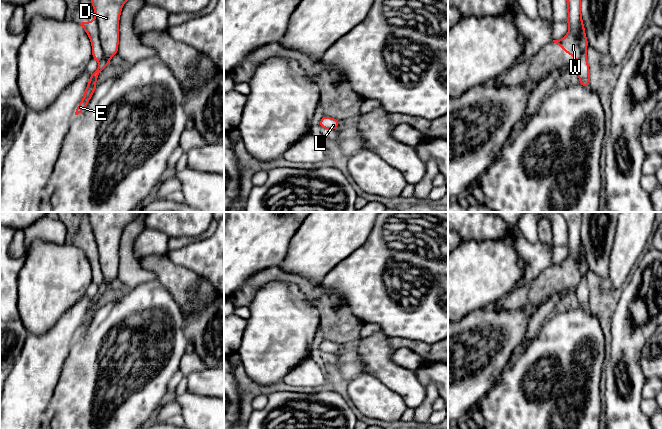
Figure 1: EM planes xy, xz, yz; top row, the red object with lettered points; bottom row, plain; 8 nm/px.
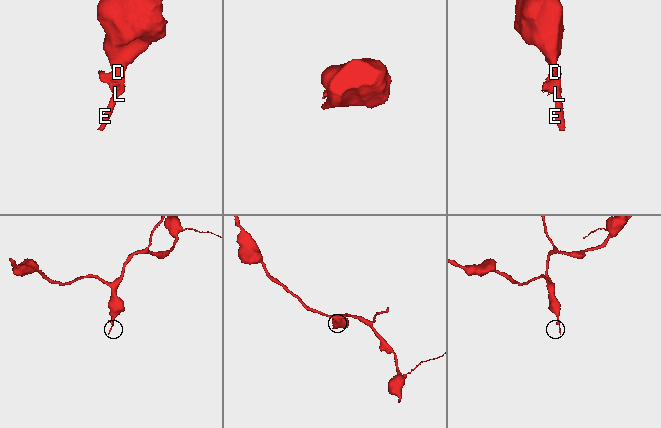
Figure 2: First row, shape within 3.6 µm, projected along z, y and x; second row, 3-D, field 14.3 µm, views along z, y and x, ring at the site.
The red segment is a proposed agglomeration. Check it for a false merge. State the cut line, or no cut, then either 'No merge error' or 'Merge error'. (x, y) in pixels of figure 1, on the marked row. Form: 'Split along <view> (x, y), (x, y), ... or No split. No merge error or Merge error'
Split along xy (95, 16), (98, 22), (98, 36), (103, 52), (99, 61). Merge error

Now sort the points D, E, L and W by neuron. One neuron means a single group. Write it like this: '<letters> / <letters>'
D E L / W

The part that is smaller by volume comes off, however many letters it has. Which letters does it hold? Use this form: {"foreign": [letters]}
{"foreign": ["W"]}

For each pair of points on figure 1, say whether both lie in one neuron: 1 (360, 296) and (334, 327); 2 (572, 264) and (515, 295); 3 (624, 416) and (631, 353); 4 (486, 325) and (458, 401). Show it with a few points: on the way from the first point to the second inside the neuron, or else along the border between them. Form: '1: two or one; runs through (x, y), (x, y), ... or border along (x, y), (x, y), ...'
1: two; border along (333, 292), (336, 292), (350, 311), (364, 323)
2: one; runs through (558, 277), (539, 291), (529, 293)
3: one; runs through (630, 400), (635, 387), (631, 369)
4: one; runs through (481, 344), (458, 367), (458, 382)

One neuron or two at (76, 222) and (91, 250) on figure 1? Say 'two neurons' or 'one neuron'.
one neuron

